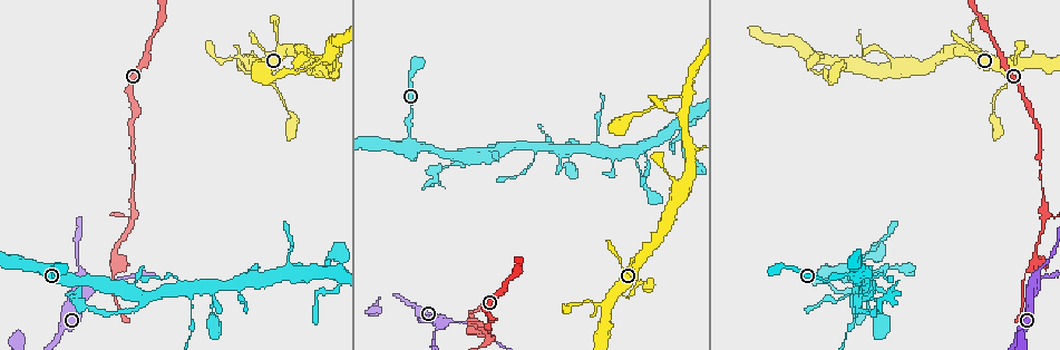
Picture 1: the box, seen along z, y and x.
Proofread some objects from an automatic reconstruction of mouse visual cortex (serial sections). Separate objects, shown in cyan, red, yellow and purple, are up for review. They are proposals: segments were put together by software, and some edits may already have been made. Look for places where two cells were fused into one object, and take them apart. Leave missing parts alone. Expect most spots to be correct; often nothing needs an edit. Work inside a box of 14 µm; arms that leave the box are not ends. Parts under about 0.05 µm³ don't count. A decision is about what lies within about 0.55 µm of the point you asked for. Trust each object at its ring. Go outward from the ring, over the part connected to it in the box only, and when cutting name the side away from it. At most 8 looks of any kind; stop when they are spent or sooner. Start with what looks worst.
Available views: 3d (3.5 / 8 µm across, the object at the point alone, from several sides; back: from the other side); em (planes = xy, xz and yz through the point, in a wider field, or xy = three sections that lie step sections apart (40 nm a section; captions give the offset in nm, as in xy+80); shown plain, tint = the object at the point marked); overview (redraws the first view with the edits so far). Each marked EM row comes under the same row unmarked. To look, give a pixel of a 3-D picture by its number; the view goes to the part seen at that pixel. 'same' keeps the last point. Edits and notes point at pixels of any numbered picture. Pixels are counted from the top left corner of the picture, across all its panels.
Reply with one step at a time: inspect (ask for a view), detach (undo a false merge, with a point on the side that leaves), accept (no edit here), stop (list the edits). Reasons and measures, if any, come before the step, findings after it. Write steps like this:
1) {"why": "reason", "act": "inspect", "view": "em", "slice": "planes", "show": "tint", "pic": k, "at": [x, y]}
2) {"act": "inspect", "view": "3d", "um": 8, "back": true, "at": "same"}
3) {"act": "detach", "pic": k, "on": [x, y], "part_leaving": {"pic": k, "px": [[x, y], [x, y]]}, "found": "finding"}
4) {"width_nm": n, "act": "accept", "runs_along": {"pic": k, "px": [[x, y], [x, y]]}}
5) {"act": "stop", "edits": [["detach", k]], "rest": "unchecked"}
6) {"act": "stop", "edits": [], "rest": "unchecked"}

{"why": "sharp bend", "act": "inspect", "view": "3d", "um": 3.5, "pic": 1, "at": [490, 336]}

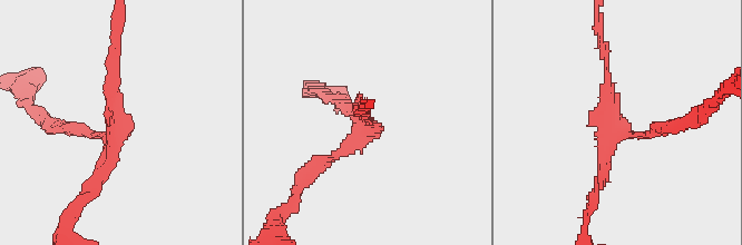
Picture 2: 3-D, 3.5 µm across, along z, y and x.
{"arms": 3, "arm_widths_nm": [100, 150, 150], "act": "inspect", "view": "em", "slice": "planes", "show": "tint", "pic": 2, "at": [109, 116]}

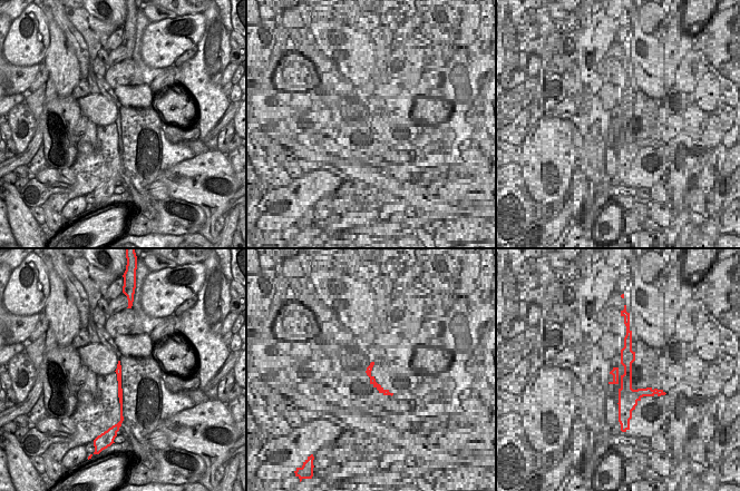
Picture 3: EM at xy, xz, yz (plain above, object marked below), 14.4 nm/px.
{"width_nm": 100, "act": "accept", "runs_along": {"pic": 3, "px": [[118, 365], [120, 401]]}, "found": "one cell here"}

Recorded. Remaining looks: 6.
{"why": "thin neck", "act": "inspect", "view": "3d", "um": 3.5, "back": true, "pic": 1, "at": [1034, 258]}

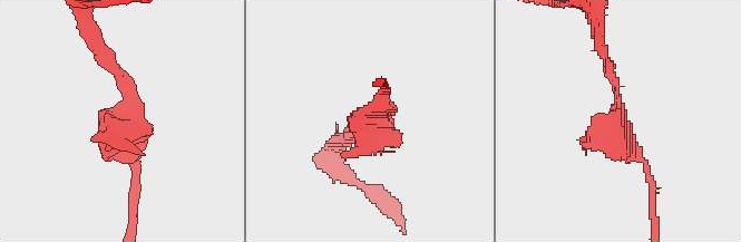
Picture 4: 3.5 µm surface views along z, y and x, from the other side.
{"act": "inspect", "view": "em", "slice": "xy", "step": 1, "show": "tint", "pic": 4, "at": [131, 123]}

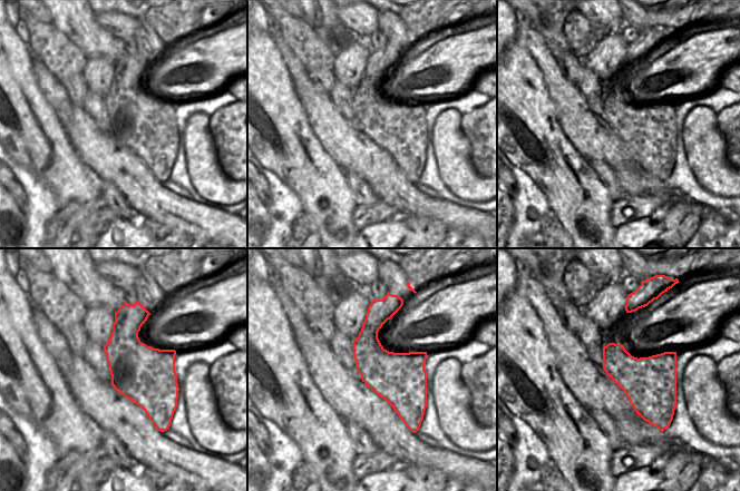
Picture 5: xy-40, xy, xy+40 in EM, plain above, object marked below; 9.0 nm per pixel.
{"act": "inspect", "view": "em", "slice": "xy", "step": 5, "show": "tint", "at": "same"}

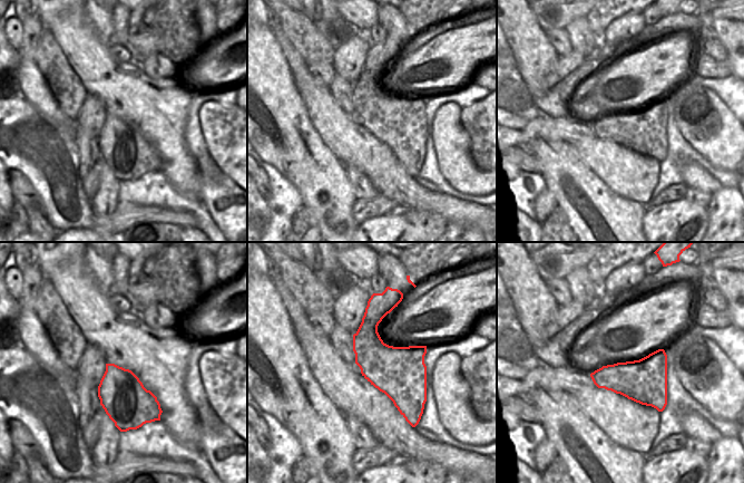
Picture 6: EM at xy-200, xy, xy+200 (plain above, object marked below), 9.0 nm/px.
{"act": "accept", "runs_along": {"pic": 4, "px": [[606, 61], [617, 123], [581, 137]]}, "found": "all the same cell"}

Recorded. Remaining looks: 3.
{"why": "sharp bend", "act": "inspect", "view": "3d", "um": 3.5, "pic": 1, "at": [629, 297]}

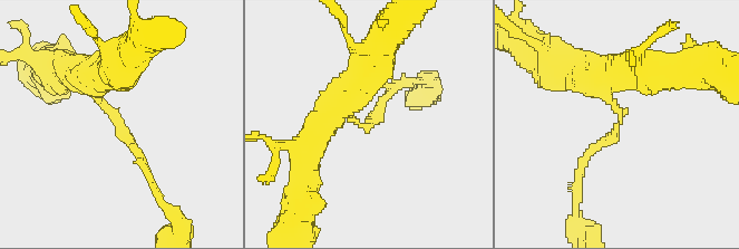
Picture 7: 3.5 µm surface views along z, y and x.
{"arm_widths_nm": [150, 450], "why": "now the EM", "act": "inspect", "view": "em", "slice": "xy", "step": 5, "show": "tint", "pic": 7, "at": [120, 122]}

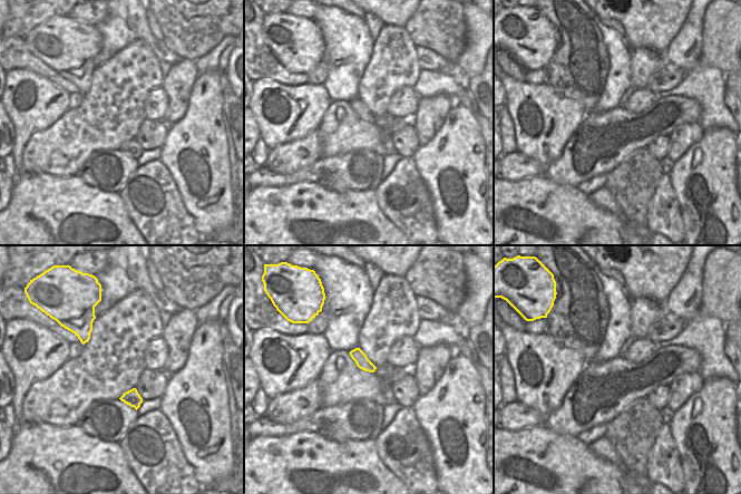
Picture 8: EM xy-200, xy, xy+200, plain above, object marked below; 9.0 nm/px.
{"act": "accept", "runs_along": {"pic": 7, "px": [[105, 74], [95, 94], [146, 173]]}, "found": "all the same cell"}

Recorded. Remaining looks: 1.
{"act": "stop", "edits": [], "rest": "unchecked"}

